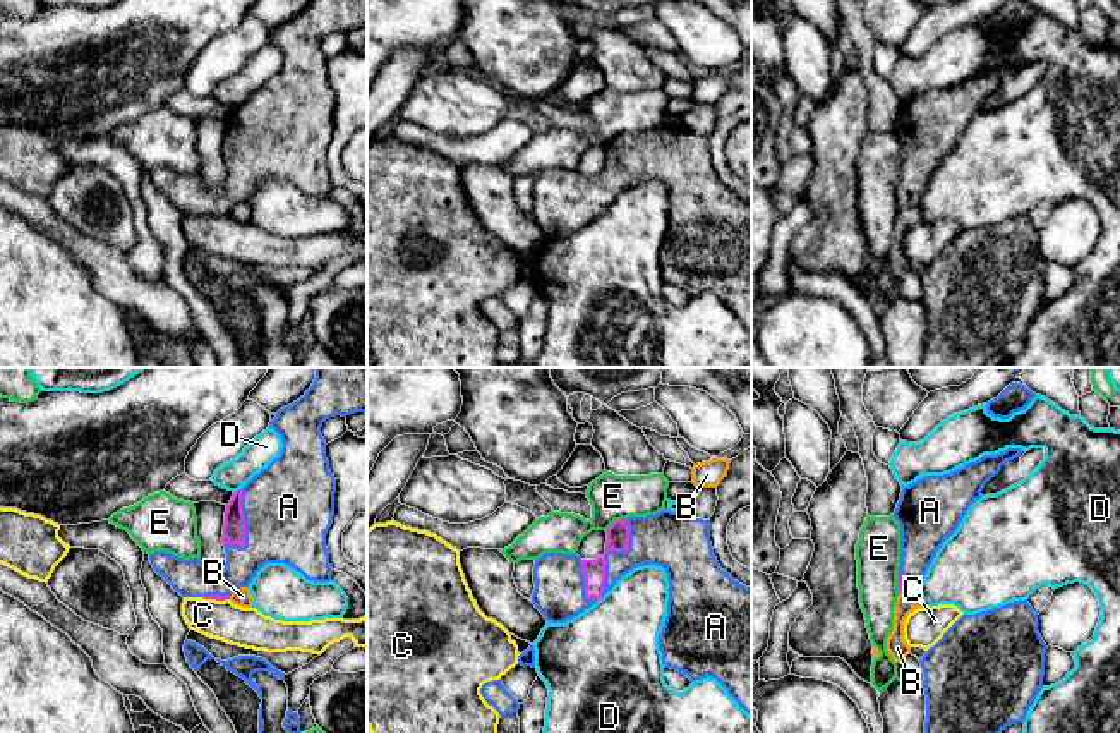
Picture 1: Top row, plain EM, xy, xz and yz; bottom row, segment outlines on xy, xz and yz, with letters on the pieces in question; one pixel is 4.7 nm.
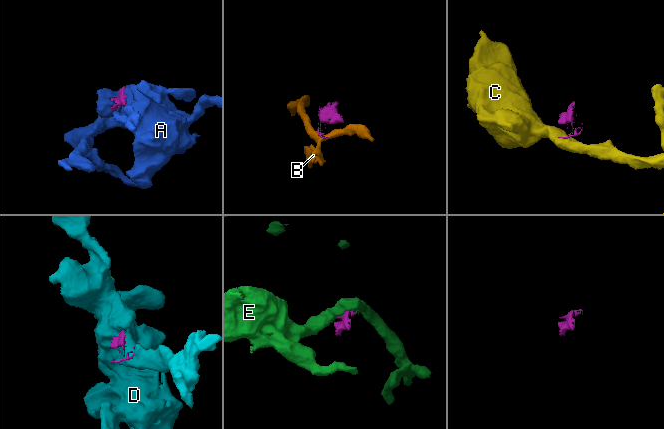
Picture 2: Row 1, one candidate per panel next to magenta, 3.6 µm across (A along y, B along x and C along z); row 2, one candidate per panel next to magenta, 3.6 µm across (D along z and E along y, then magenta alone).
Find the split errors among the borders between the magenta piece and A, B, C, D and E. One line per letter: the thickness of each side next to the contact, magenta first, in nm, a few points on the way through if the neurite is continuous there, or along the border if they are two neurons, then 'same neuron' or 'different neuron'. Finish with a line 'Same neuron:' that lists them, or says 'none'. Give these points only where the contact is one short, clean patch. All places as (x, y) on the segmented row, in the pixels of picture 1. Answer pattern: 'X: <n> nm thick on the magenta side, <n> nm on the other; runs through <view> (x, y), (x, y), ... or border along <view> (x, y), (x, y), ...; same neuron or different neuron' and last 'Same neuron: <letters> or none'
A: 110 nm thick on the magenta side, 240 nm on the other; same neuron
B: 50 nm thick on the magenta side, 100 nm on the other; border along yz (915, 589), (901, 593); different neuron
C: 30 nm thick on the magenta side, 190 nm on the other; border along xy (203, 598), (228, 599); different neuron
D: 110 nm thick on the magenta side, 140 nm on the other; different neuron
E: 110 nm thick on the magenta side, 220 nm on the other; border along xz (626, 517), (618, 519), (606, 531); different neuron
Same neuron: A

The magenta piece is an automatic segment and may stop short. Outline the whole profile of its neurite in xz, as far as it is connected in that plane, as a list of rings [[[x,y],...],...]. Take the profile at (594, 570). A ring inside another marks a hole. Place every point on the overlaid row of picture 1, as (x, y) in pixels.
[[[662,510],[616,520],[605,532],[605,553],[595,560],[581,560],[576,553],[545,553],[535,560],[535,608],[547,621],[564,623],[593,606],[633,568],[662,566],[669,580],[667,616],[659,635],[664,666],[691,682],[715,678],[751,716],[751,587],[720,568],[710,542],[708,520]]]

